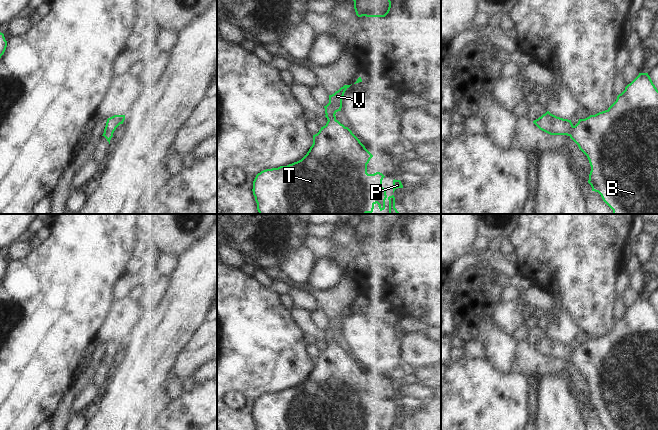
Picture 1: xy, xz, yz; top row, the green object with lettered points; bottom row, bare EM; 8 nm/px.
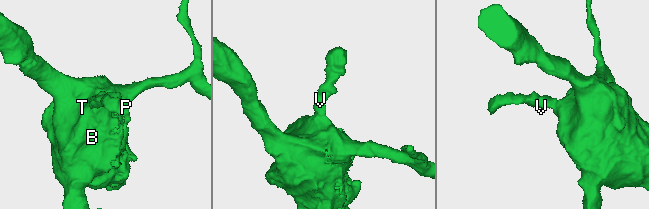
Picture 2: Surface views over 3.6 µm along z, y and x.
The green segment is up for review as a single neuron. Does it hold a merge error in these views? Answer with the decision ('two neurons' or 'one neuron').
one neuron

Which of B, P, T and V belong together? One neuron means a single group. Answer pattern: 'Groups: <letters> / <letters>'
Groups: B P T V.

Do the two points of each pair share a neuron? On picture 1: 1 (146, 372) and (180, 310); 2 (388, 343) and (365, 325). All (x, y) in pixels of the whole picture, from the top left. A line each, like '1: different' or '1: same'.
1: same
2: same

